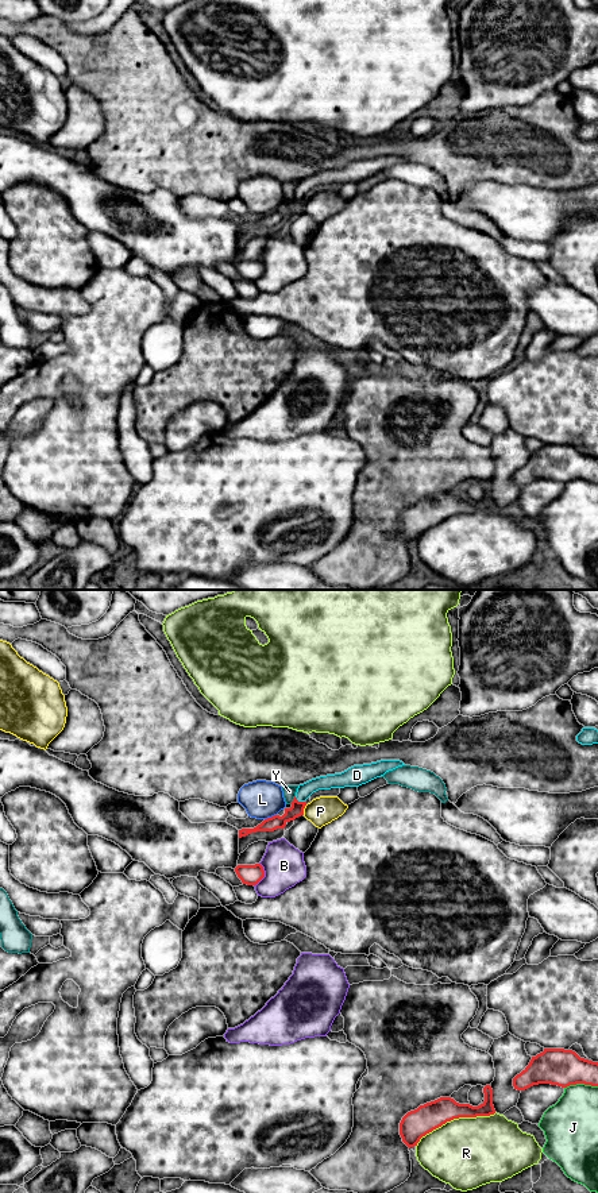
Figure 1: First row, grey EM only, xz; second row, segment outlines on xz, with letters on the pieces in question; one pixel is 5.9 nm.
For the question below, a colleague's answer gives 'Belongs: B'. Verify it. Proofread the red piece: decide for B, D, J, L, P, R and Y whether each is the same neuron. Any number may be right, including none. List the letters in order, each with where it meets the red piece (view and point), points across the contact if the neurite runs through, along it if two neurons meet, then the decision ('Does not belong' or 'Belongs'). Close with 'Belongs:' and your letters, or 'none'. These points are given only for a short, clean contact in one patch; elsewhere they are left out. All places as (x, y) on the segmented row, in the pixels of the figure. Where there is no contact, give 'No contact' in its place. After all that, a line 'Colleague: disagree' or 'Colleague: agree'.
B: Touches red at xz (263, 875). Does not belong
D: Touches red at xz (300, 802). Path across: xz (297, 807), (300, 802), (304, 791). Belongs
J: Touches red at xz (581, 1083). Does not belong
L: Touches red at xz (272, 817). Boundary: xz (276, 814), (265, 819). Does not belong
P: Touches red at xz (303, 810). Boundary: xz (307, 805), (303, 814). Does not belong
R: Touches red at xz (454, 1118). Does not belong
Y: Touches red at xz (293, 799). Does not belong
Belongs: D
Colleague: disagree

